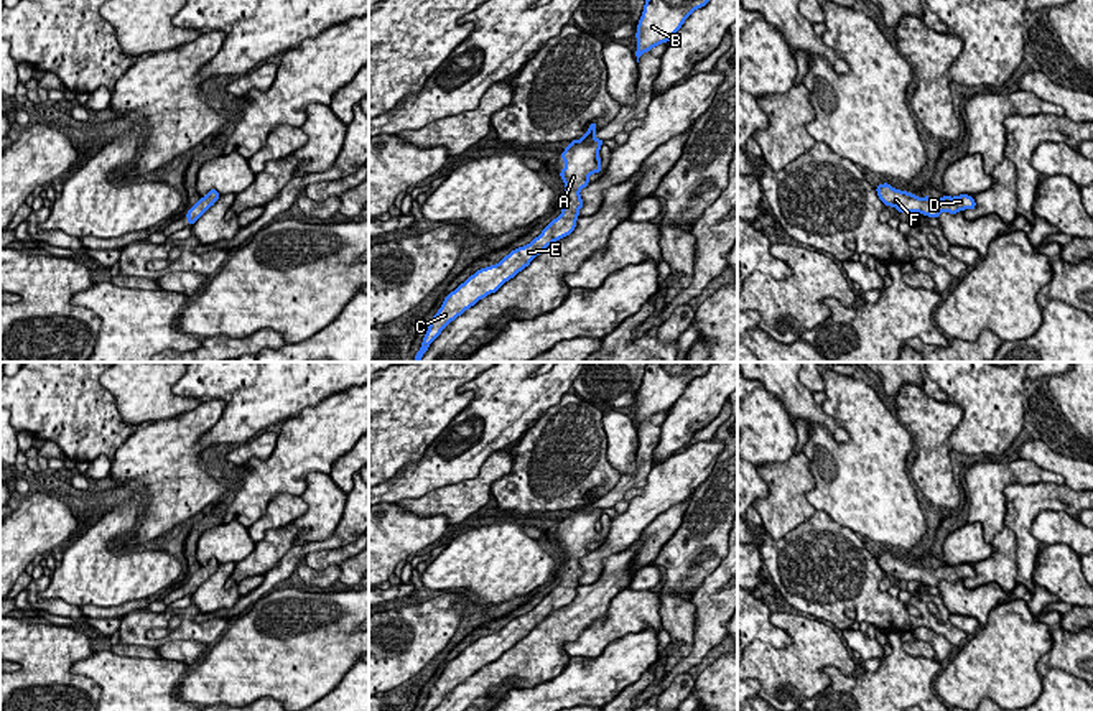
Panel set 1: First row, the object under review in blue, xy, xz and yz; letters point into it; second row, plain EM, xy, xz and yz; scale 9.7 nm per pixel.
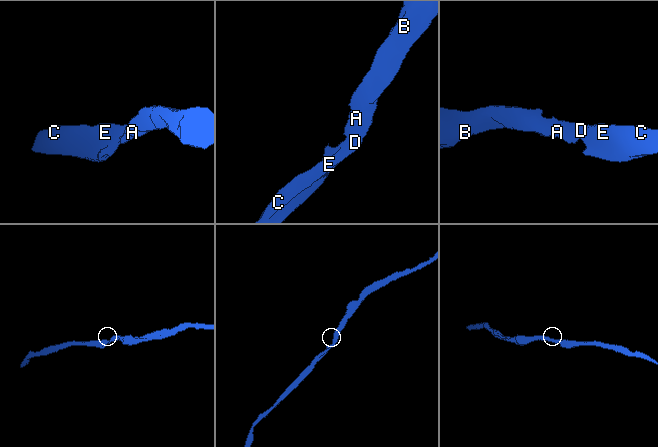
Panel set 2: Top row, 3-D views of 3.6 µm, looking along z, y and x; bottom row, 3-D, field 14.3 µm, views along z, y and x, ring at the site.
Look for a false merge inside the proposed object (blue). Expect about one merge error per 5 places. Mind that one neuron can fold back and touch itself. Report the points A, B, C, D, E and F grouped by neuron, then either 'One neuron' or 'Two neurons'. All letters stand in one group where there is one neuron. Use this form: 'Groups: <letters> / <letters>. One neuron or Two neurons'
Groups: A B C D E F. One neuron

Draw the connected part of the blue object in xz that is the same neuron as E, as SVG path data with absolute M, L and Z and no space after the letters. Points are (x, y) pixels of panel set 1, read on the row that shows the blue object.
M596 122L589 123L589 130L579 140L573 140L560 158L566 166L560 176L566 186L563 196L563 211L553 219L538 237L528 245L519 247L505 255L499 263L477 270L454 291L451 291L438 313L430 321L421 347L413 362L420 362L430 344L441 334L446 324L474 306L479 300L495 293L505 281L530 265L553 242L570 235L576 227L578 211L583 207L579 191L589 184L588 178L601 171L599 148L604 140L594 137Z

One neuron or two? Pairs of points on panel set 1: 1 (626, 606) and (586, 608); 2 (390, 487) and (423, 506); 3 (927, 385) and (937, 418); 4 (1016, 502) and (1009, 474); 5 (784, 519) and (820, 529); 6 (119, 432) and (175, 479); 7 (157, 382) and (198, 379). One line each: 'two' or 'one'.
1: two
2: two
3: two
4: two
5: two
6: two
7: two

